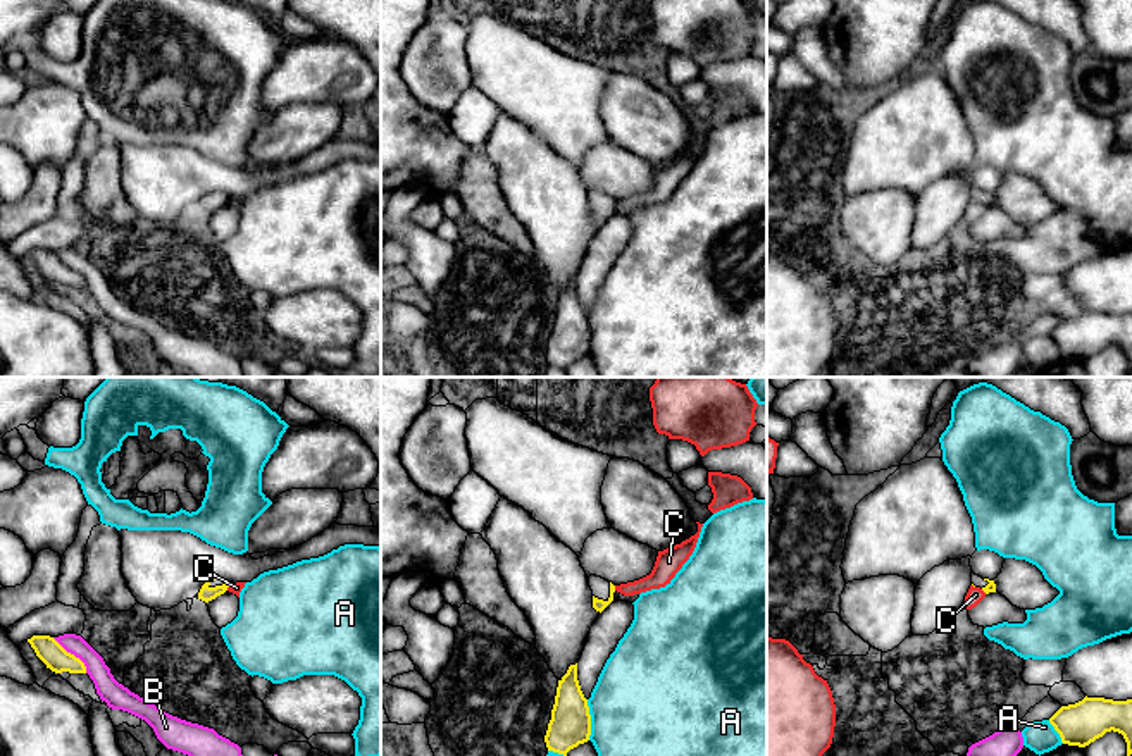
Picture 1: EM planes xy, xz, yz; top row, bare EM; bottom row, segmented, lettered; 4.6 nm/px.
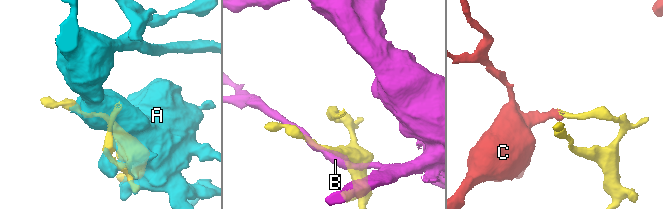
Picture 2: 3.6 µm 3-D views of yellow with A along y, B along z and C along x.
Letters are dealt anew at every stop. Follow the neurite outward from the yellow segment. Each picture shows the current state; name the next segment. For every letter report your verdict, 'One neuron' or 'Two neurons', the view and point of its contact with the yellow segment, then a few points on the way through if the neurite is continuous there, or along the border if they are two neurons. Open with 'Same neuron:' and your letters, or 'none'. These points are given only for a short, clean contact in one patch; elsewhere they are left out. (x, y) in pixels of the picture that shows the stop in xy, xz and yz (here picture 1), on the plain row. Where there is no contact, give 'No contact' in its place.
Same neuron: none
A: Two neurons. Touches yellow at xz (590, 334)
B: Two neurons. Touches yellow at xy (73, 269)
C: Two neurons. Touches yellow at xz (614, 202). Boundary: xz (614, 200), (615, 204)

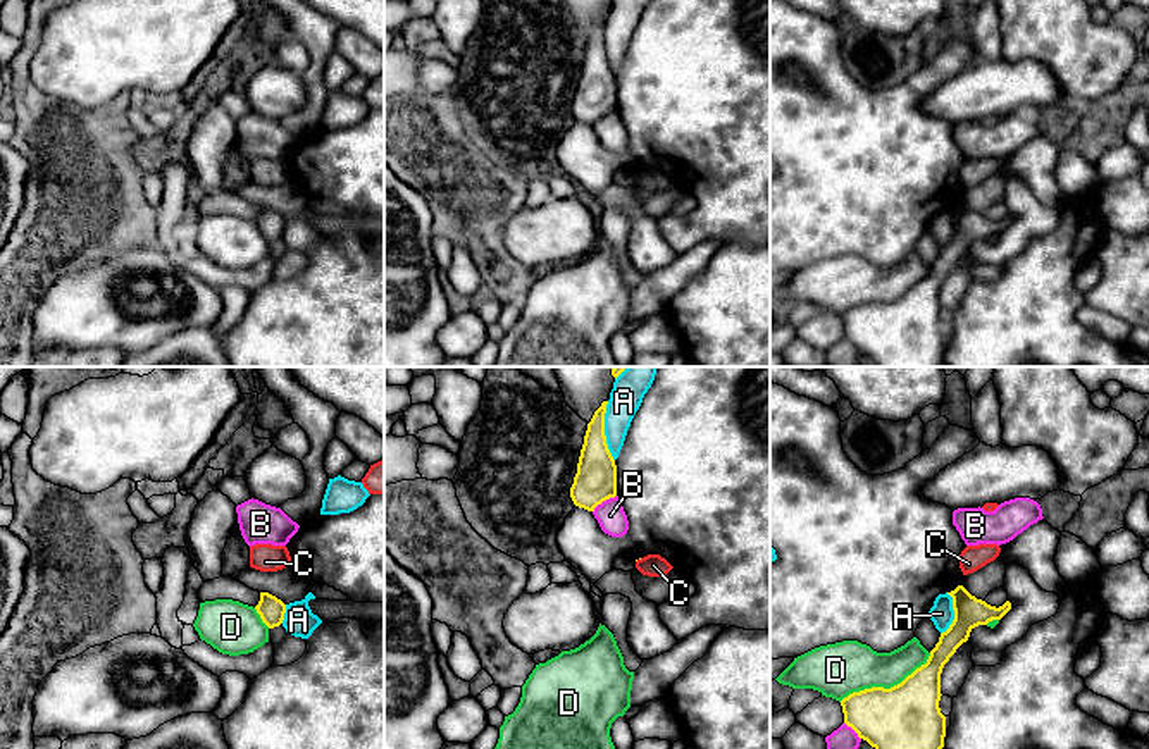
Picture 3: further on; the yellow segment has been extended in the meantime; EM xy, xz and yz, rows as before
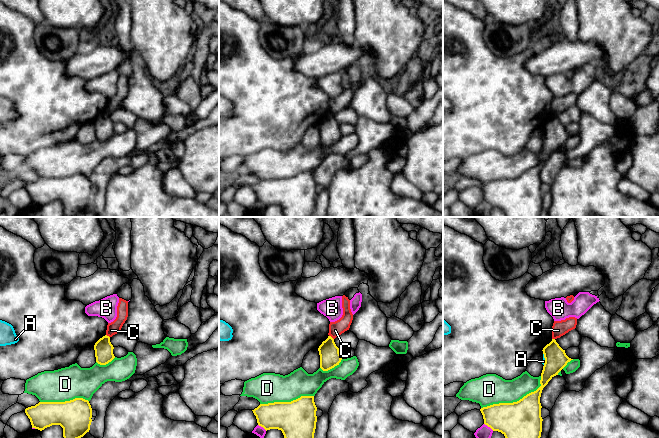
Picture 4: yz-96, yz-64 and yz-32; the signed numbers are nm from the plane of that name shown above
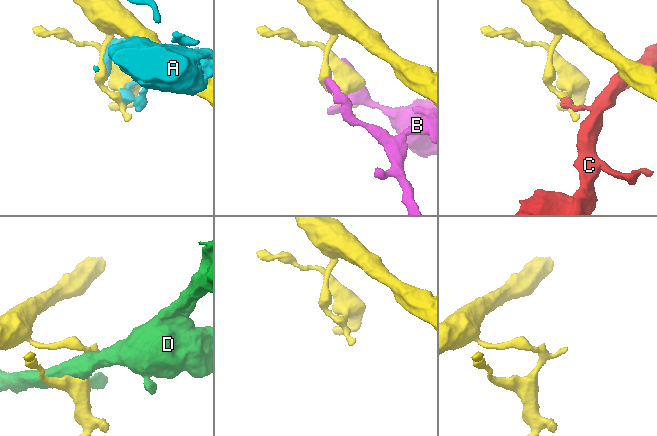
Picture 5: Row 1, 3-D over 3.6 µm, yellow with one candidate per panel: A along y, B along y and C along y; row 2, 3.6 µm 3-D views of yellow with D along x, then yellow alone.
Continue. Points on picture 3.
Same neuron: none
A: Two neurons. Touches yellow at xz (603, 45)
B: Two neurons. Touches yellow at xz (603, 114)
C: Two neurons. No contact
D: Two neurons. Touches yellow at yz (886, 303)

